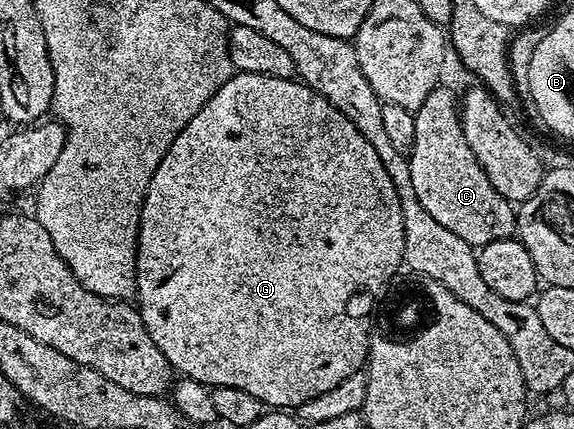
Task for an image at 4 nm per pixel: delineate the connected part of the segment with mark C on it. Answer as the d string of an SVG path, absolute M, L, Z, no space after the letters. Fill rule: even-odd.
M446 86L434 88L421 102L421 106L415 111L416 141L410 152L411 177L413 178L413 190L417 190L417 202L445 226L445 230L453 230L457 238L465 238L465 242L472 246L482 246L498 240L509 240L517 232L517 212L512 201L506 200L489 182L485 170L477 162L473 150L469 150L469 142L465 142L465 130L463 123L459 121L460 101Z

